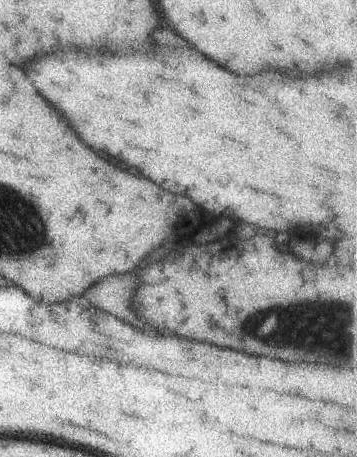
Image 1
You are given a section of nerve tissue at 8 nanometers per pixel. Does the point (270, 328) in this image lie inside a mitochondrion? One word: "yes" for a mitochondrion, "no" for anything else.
yes

